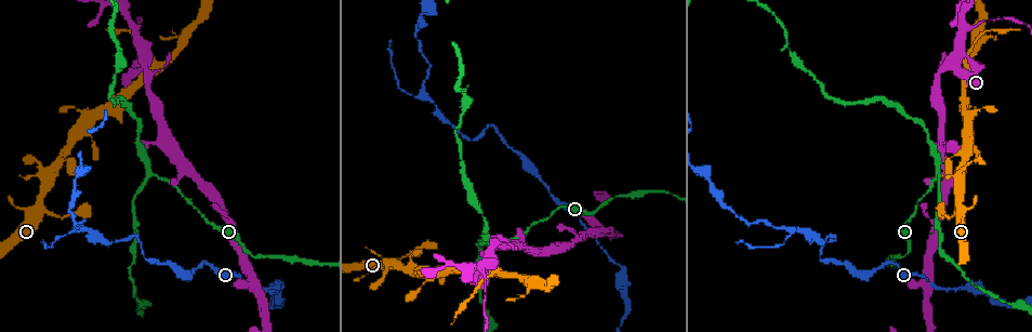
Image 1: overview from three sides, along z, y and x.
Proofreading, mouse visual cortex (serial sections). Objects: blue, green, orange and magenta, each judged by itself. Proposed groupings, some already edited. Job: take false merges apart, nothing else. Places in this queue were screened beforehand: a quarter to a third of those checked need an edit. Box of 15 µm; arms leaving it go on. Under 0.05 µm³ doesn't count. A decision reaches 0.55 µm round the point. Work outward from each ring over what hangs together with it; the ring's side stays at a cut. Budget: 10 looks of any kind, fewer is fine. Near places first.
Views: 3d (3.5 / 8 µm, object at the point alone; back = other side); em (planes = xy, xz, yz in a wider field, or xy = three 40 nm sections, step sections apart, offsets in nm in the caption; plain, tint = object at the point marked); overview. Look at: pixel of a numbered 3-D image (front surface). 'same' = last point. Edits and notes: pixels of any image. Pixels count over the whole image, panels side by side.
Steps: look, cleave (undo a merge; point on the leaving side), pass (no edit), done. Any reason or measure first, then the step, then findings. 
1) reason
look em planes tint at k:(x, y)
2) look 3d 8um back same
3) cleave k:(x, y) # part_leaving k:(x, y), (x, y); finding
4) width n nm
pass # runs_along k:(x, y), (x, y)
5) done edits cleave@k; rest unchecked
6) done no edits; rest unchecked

two arms in line, one across
look 3d 3.5um at 1:(963, 33)

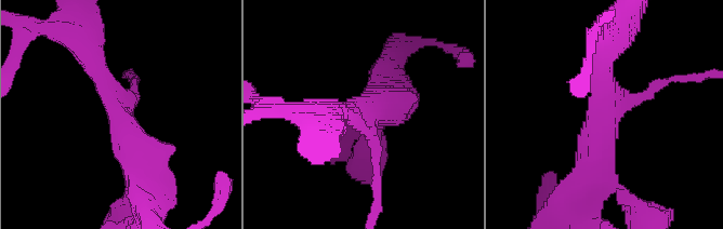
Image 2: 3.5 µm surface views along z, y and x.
arms 3; arm_widths 150, 300, 500 nm; need the tissue
look em xy step 3 tint at 2:(611, 122)

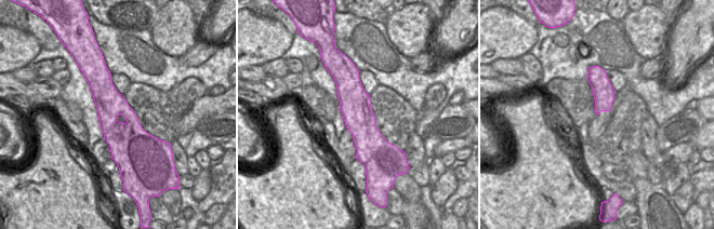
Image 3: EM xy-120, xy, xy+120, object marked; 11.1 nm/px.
pass # runs_along 3:(352, 68), (365, 161); continuous, no second cell

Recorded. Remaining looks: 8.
branch point
look 3d 3.5um at 1:(937, 173)

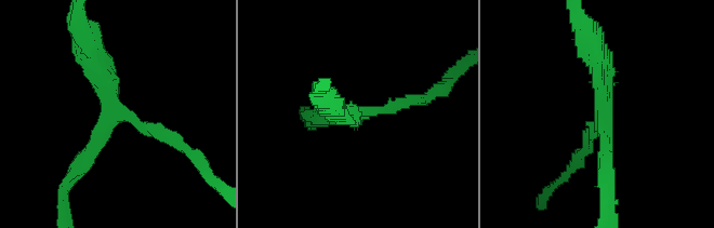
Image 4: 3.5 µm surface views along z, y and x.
pass # runs_along 4:(177, 142), (110, 105), (88, 49); one cell here

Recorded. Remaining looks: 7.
abrupt turn
look 3d 3.5um at 1:(622, 269)

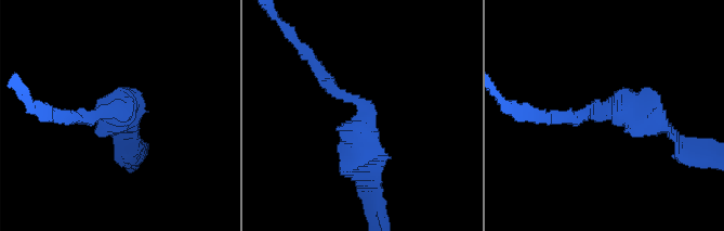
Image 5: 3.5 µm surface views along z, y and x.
now the EM
look em xy step 1 tint at 5:(366, 108)

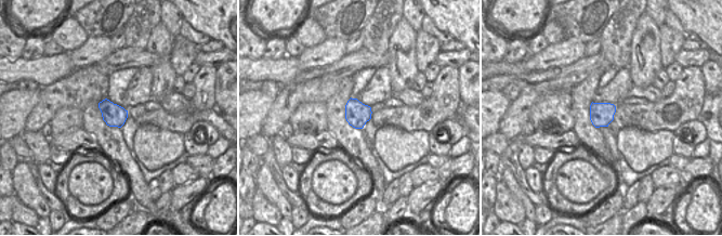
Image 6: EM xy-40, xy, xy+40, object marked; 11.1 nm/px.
pass # runs_along 5:(313, 63), (366, 110), (372, 174); continuous, no second cell

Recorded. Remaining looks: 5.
sharp bend
look 3d 3.5um at 1:(147, 262)

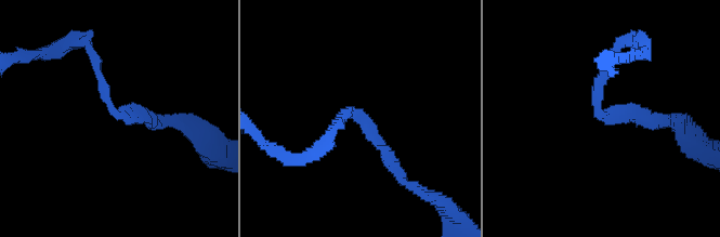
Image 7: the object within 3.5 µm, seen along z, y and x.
need the tissue
look em xy step 5 tint at 7:(598, 113)

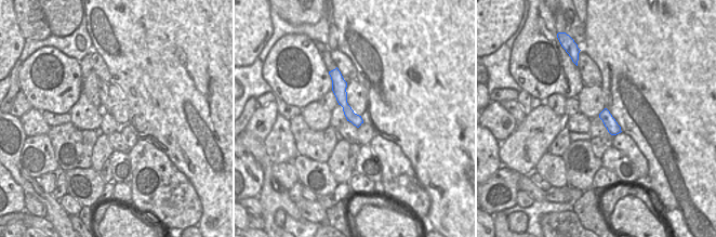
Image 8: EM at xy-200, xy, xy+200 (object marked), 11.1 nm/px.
pass # runs_along 8:(337, 75), (342, 101), (358, 122); all the same cell

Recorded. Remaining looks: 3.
done no edits; rest unchecked

